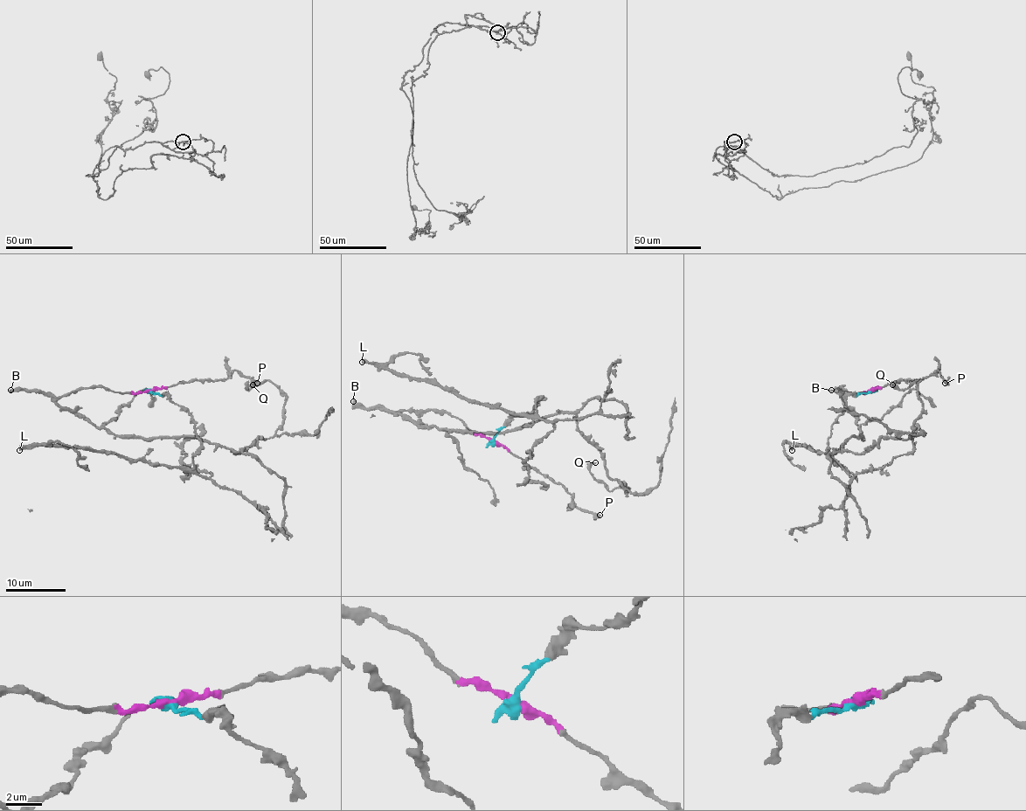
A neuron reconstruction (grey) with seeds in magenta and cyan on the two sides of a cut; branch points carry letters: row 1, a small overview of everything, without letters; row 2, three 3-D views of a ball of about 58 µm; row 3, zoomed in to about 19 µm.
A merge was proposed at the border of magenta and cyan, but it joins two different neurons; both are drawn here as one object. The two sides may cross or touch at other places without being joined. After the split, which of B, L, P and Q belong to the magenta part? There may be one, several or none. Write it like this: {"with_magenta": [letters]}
{"with_magenta": ["B", "P", "Q"]}

